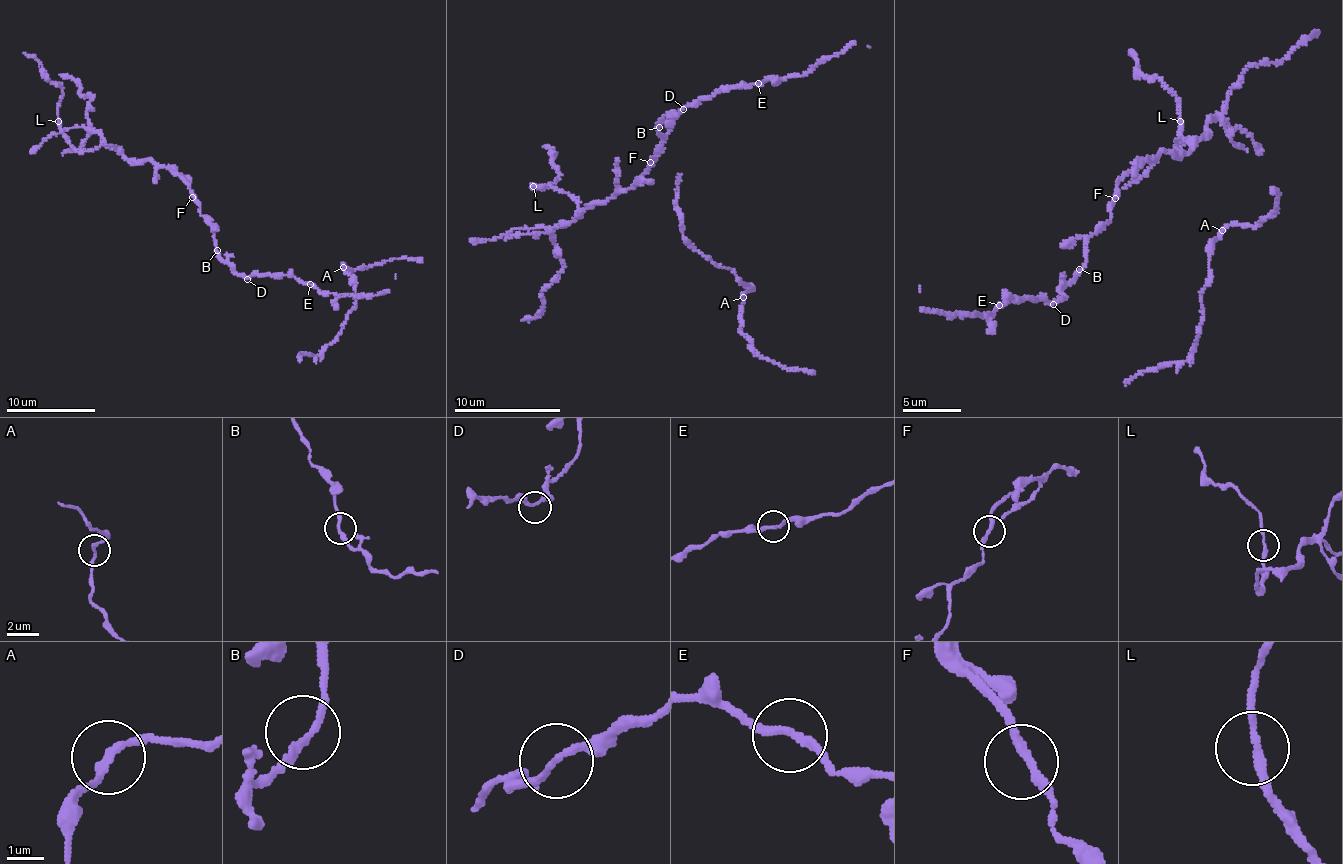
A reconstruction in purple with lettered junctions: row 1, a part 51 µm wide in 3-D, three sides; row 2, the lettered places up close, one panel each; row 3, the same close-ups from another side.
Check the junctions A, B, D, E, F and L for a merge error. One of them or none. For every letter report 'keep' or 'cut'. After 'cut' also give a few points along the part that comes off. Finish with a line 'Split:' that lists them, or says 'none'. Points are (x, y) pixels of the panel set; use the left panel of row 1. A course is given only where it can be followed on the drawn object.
A: keep
B: keep
D: keep
E: keep
F: keep
L: keep
Split: none

